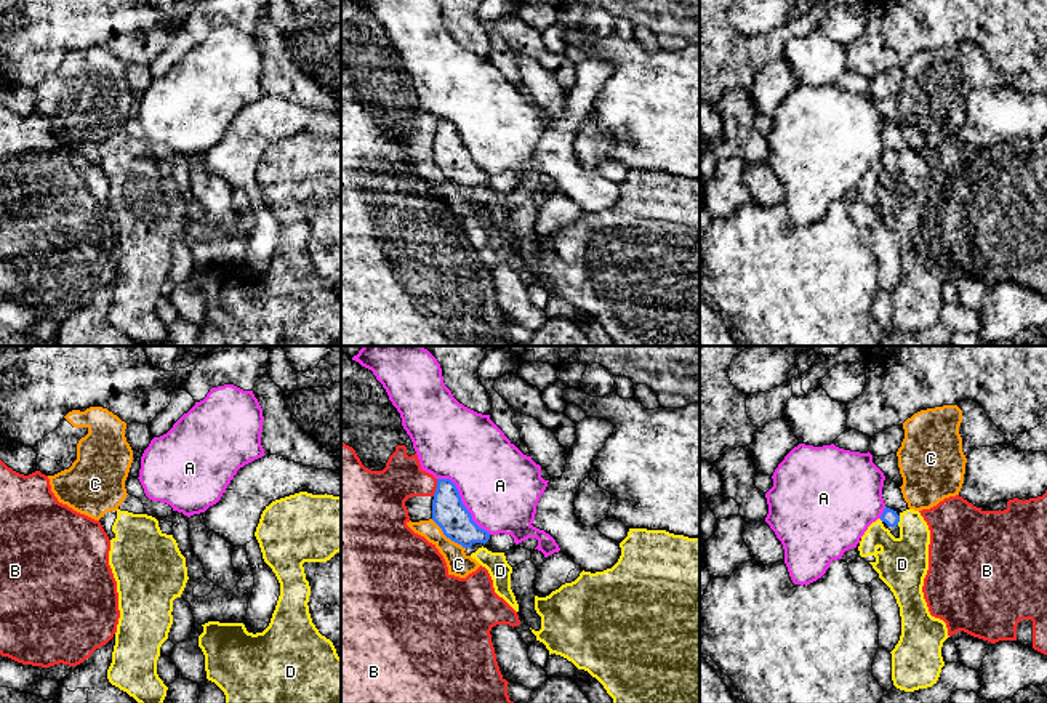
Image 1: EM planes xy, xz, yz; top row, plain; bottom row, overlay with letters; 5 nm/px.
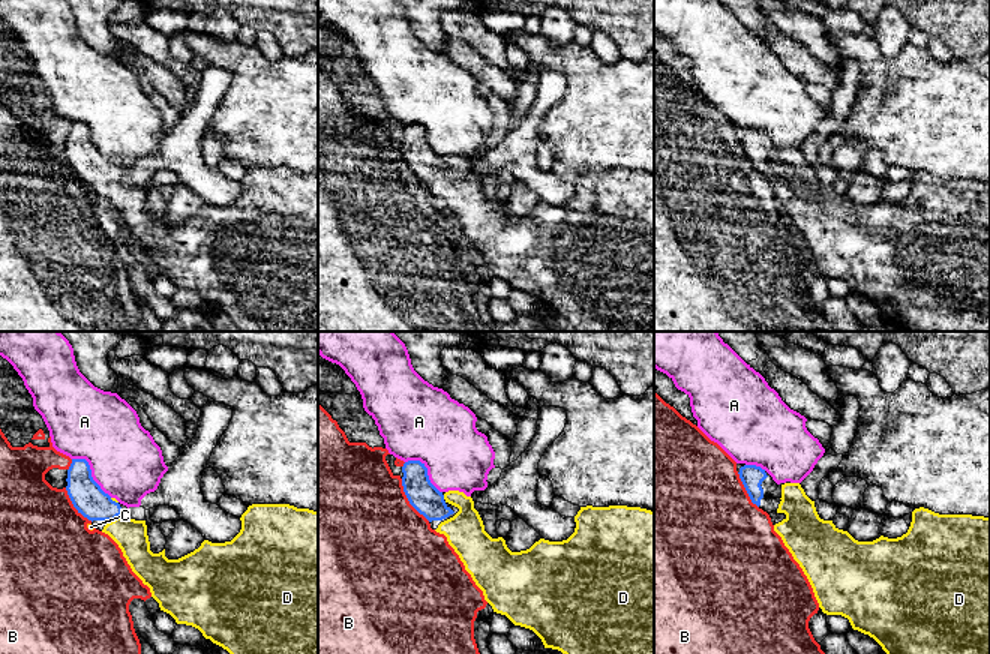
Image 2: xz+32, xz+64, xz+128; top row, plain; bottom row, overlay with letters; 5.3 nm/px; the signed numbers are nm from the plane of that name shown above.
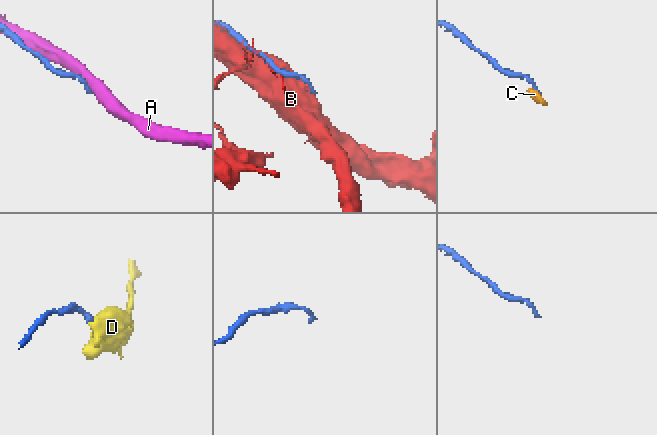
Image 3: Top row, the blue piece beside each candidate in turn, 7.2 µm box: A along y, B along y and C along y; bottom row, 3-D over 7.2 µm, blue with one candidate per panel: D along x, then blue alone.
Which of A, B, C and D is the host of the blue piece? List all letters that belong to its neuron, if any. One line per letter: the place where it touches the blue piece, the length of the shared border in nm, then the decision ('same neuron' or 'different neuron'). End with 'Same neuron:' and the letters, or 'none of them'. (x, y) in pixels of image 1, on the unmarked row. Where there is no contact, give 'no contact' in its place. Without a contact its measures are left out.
A: contact xz (461, 144); length 400 nm; different neuron
B: contact xz (437, 128); length 90 nm; different neuron
C: contact xz (447, 178); length 220 nm; different neuron
D: contact yz (898, 162); length 50 nm; same neuron
Same neuron: D

